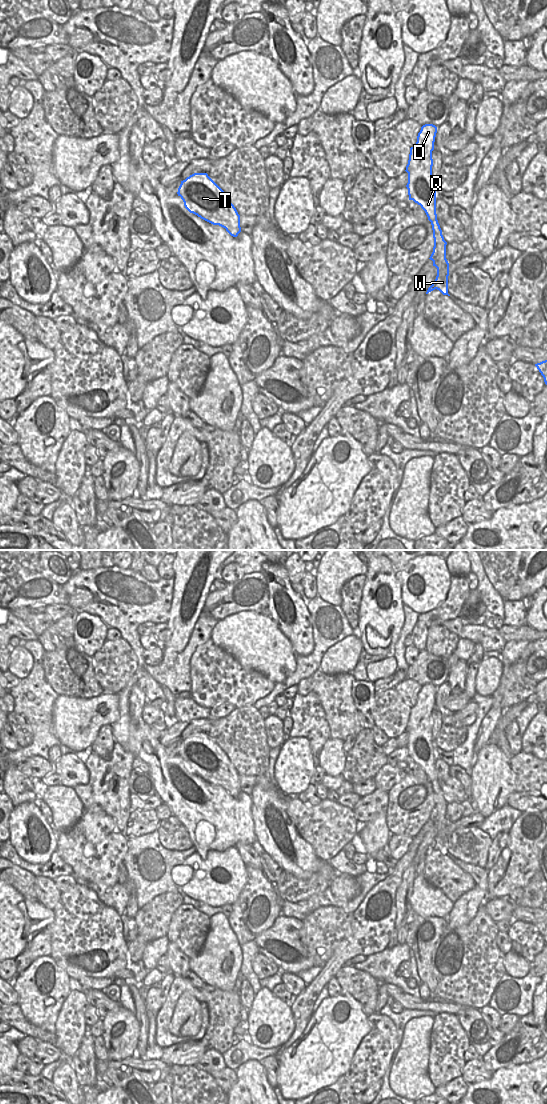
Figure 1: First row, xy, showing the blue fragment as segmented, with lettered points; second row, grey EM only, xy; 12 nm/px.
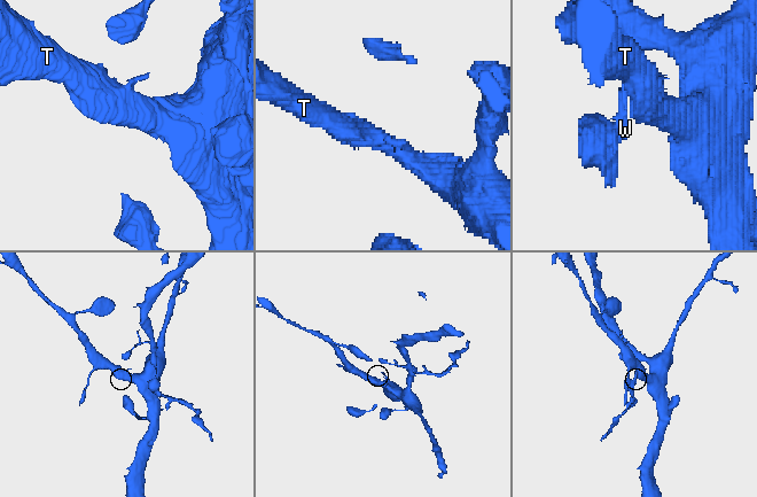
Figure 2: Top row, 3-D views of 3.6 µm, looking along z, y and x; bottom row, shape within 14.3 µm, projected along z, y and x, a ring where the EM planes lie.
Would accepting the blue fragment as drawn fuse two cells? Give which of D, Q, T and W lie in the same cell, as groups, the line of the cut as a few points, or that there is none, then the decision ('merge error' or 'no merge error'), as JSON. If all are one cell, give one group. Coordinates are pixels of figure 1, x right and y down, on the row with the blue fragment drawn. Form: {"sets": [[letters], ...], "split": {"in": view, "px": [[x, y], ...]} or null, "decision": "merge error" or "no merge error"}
{"sets": [["D", "Q", "T"], ["W"]], "split": {"in": "xy", "px": [[436, 218], [431, 222]]}, "decision": "merge error"}

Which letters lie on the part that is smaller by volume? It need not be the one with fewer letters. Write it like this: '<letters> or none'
W.

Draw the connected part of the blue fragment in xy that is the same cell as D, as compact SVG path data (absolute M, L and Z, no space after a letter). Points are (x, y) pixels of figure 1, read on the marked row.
M425 124L421 127L416 144L410 148L409 160L406 166L408 173L409 200L421 206L428 220L437 219L436 214L436 190L432 178L432 151L437 133L437 127L433 124Z

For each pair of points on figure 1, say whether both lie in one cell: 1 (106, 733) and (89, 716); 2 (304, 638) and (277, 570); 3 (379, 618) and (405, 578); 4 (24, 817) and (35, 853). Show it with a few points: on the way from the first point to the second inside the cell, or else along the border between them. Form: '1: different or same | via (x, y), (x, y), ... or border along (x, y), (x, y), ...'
1: different | border along (109, 723), (100, 728), (89, 747)
2: same | via (297, 621), (295, 603), (287, 592), (286, 587)
3: different | border along (394, 573), (400, 584), (400, 597), (404, 603)
4: same | via (24, 828), (24, 835), (22, 837), (24, 851)

